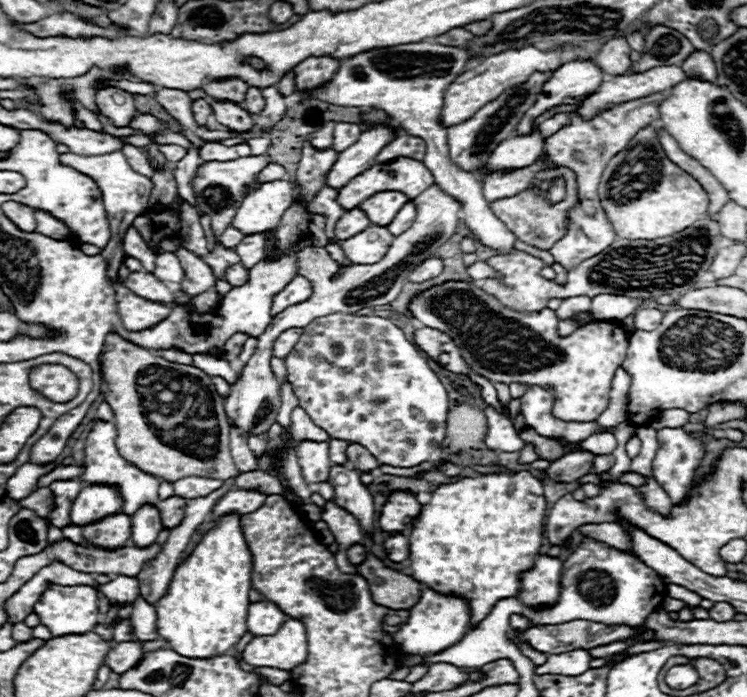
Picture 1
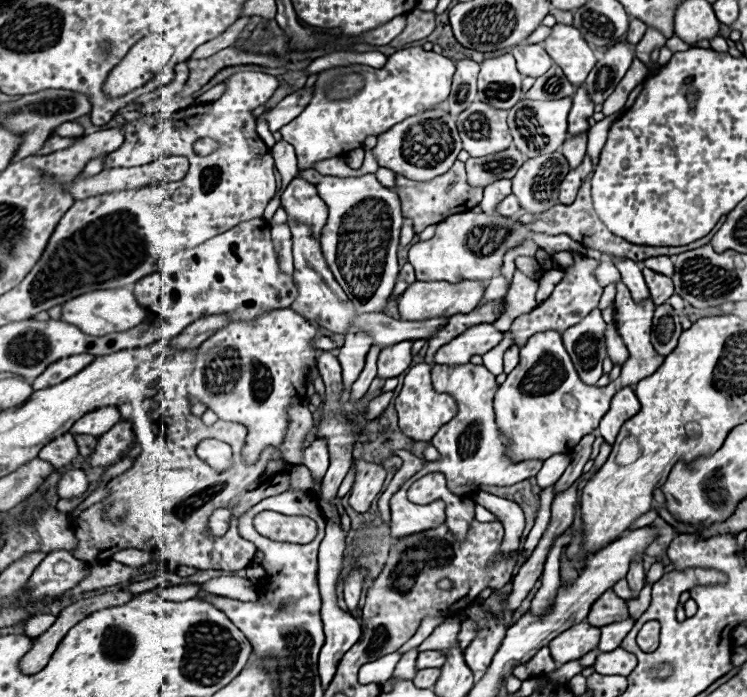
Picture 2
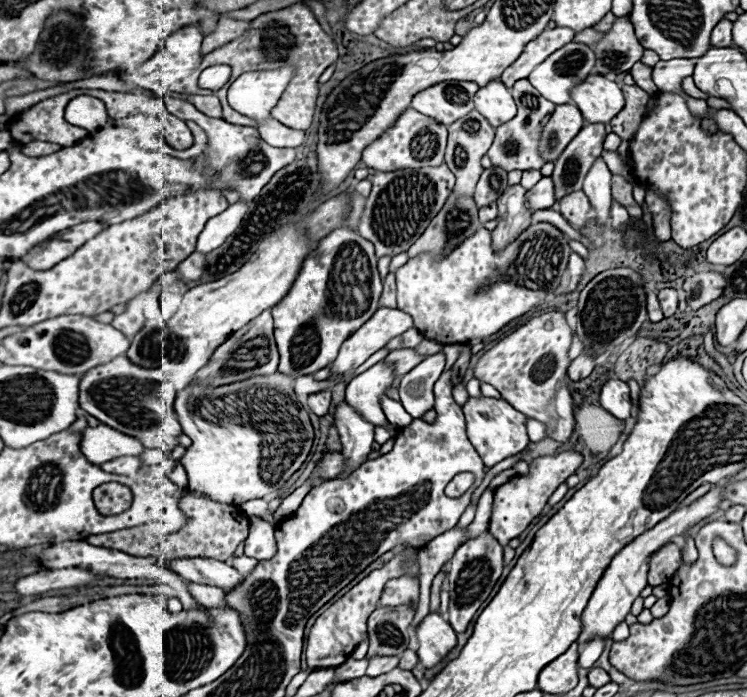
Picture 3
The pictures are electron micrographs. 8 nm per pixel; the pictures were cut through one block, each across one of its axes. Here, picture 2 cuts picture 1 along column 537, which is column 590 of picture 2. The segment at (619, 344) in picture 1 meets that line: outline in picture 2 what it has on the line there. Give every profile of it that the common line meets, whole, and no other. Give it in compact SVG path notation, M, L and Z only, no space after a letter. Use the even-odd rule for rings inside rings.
M592 310L578 326L572 326L562 334L564 346L572 356L572 362L586 384L596 384L602 376L602 362L606 358L606 322L600 310Z

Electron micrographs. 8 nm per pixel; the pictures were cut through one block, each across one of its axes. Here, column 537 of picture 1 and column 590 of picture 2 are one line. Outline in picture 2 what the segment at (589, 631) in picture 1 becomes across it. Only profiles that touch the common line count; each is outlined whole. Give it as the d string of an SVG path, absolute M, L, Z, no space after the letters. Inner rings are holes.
M580 622L558 634L550 640L548 648L556 664L566 664L570 660L582 658L586 652L596 648L600 642L600 630L590 626L588 622Z

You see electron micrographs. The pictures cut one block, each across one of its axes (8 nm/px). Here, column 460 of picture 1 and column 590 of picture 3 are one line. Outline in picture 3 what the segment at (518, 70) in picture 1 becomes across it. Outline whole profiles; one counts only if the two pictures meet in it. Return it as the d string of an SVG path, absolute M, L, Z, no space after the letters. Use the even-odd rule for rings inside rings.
M592 74L570 92L576 106L582 110L586 122L610 122L622 108L624 96L614 80L608 80L600 74Z

